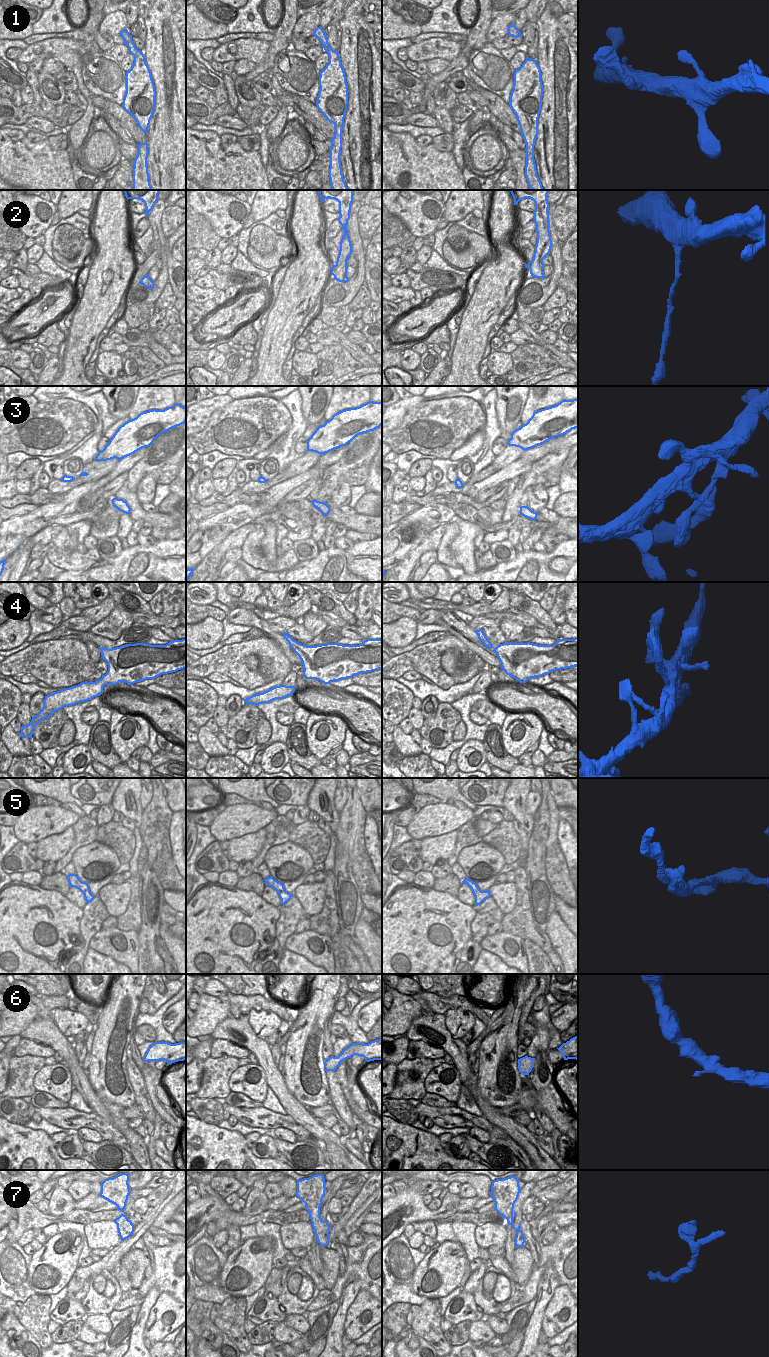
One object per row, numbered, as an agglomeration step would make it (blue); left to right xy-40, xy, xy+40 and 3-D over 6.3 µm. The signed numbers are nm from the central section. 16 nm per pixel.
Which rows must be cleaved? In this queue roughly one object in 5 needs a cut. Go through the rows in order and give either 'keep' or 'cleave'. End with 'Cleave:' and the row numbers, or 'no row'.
1: keep
2: cleave
3: keep
4: keep
5: keep
6: keep
7: keep
Cleave: 2

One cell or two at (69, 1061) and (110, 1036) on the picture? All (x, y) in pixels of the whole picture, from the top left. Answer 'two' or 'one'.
two

